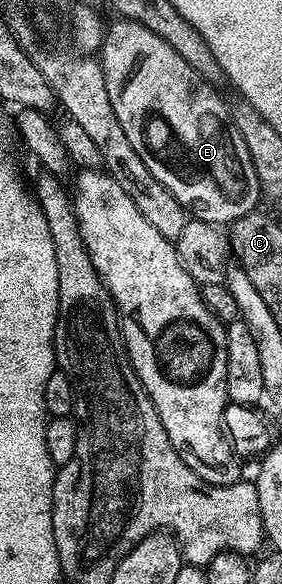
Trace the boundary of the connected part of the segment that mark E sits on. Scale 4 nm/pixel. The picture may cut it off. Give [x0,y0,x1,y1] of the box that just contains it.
[98,17,262,224]

